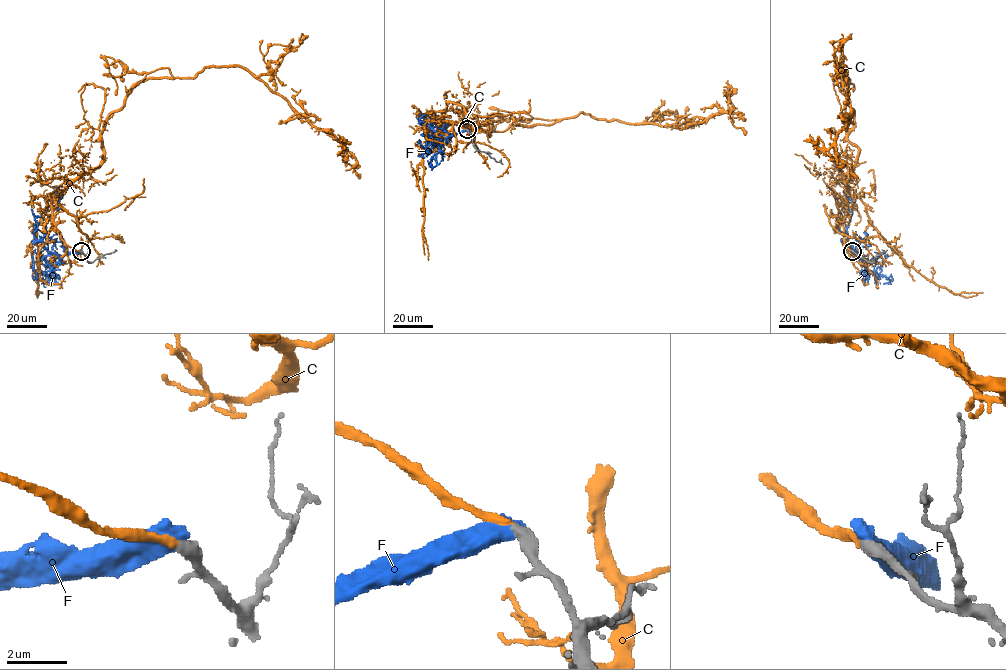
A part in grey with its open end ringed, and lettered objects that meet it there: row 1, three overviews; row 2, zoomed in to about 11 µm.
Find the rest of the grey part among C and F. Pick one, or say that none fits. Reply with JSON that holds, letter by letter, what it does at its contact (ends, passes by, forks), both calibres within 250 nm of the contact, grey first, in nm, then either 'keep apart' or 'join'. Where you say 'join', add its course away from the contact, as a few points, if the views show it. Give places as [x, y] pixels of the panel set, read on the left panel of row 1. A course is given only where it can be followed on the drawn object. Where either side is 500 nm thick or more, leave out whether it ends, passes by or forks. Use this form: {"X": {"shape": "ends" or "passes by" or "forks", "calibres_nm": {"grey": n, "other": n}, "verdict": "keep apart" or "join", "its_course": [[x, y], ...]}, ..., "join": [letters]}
{"C": {"shape": "ends", "calibres_nm": {"grey": 400, "other": 240}, "verdict": "join", "its_course": [[81, 251], [54, 227], [52, 202], [102, 162], [105, 119], [150, 78], [245, 67], [333, 135], [359, 178]]}, "F": {"calibres_nm": {"grey": 460, "other": 650}, "verdict": "keep apart"}, "join": ["C"]}

